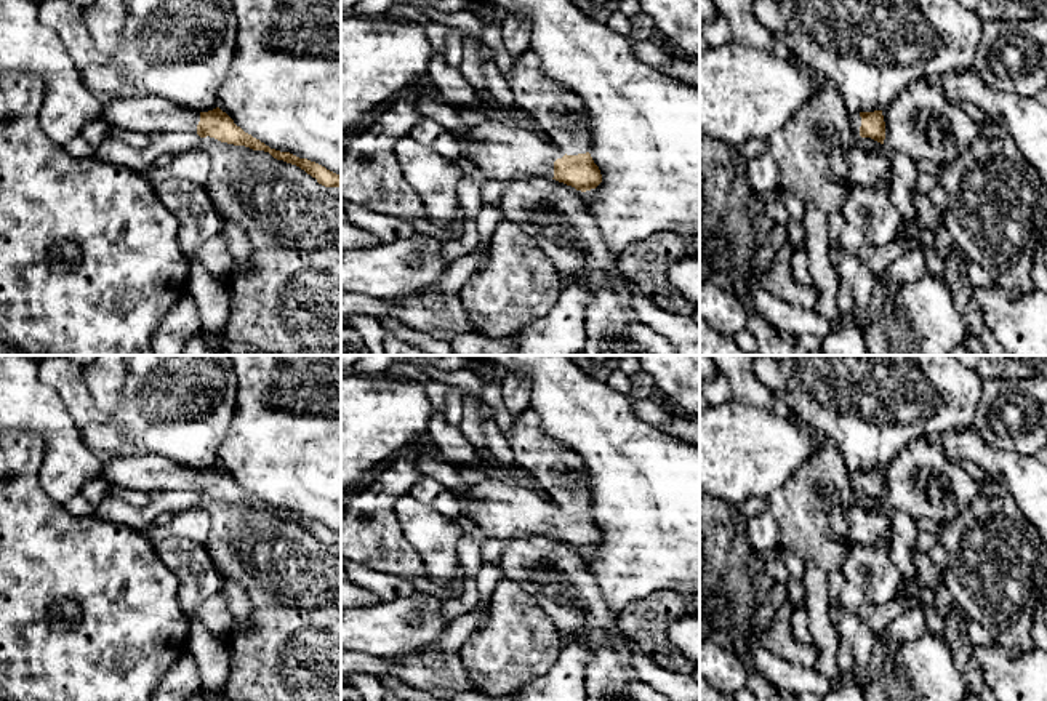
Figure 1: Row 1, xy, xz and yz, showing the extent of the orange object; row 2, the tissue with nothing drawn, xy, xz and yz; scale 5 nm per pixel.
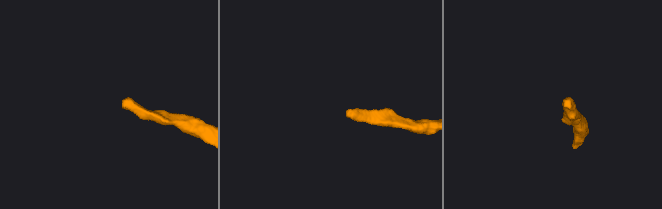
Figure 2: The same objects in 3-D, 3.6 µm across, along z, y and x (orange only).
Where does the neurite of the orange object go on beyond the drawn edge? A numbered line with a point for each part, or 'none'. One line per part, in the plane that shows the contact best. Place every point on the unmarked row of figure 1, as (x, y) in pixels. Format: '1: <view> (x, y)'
1: xz (501, 509)

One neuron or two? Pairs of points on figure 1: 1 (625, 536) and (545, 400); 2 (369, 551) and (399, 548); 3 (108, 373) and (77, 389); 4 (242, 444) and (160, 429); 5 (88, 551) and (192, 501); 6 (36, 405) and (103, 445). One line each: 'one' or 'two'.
1: one
2: one
3: two
4: two
5: two
6: two

